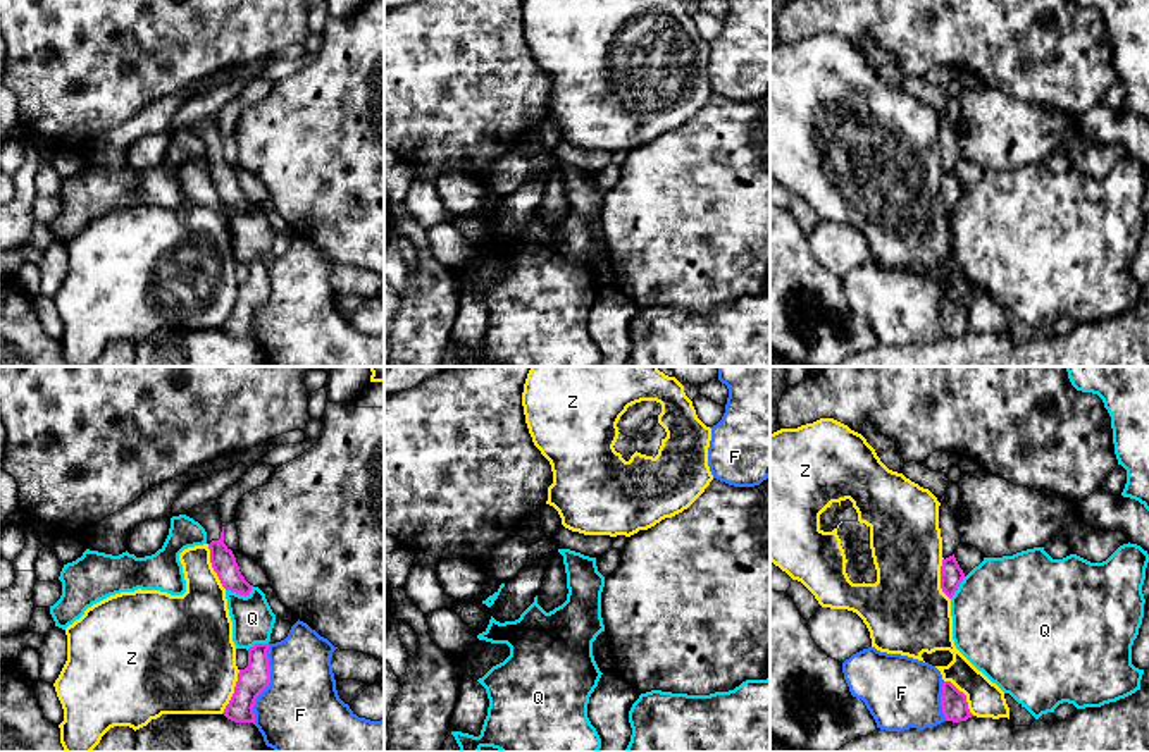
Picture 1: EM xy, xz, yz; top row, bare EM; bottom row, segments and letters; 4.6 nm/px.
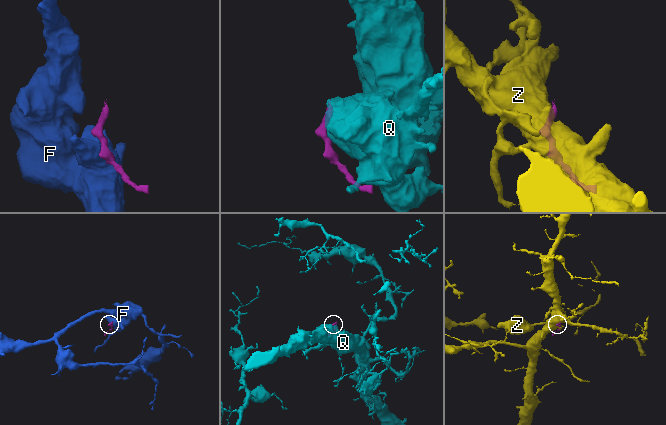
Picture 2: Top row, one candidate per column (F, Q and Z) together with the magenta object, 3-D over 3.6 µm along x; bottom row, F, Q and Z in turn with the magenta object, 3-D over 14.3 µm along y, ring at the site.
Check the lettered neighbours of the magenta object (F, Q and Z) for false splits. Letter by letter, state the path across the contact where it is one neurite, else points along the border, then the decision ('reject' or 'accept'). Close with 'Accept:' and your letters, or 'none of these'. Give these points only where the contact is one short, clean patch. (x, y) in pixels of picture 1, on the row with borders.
F: reject
Q: reject
Z: reject
Accept: none of these

